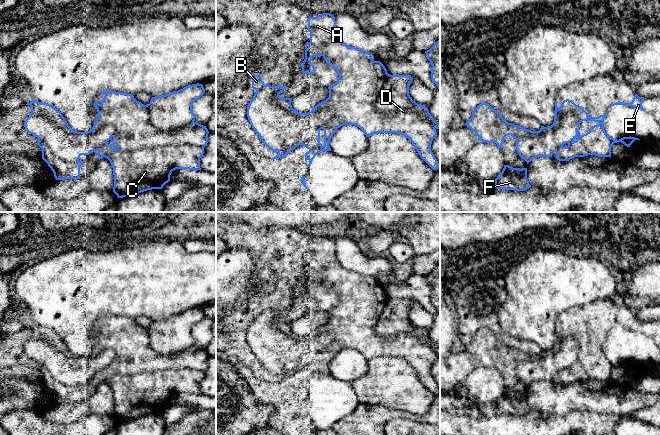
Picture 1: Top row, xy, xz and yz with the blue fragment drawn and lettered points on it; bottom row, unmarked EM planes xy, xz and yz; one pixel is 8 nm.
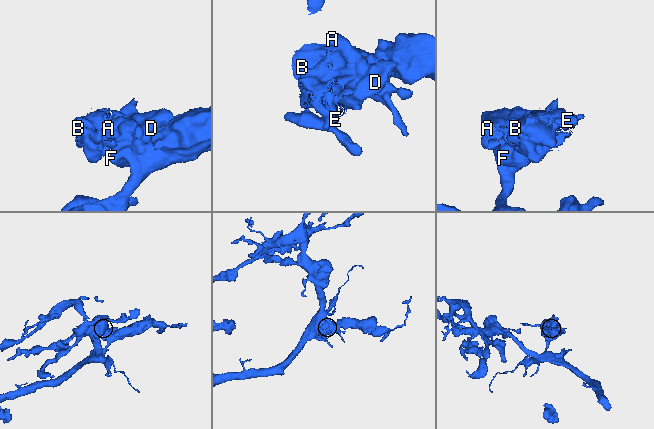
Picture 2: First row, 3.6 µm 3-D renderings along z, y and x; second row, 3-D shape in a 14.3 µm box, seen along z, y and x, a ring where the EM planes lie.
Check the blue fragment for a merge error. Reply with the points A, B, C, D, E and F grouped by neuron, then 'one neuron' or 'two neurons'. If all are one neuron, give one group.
groups A B D E / C F; two neurons

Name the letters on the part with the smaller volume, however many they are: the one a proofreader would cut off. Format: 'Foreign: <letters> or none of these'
Foreign: A, B, D, E

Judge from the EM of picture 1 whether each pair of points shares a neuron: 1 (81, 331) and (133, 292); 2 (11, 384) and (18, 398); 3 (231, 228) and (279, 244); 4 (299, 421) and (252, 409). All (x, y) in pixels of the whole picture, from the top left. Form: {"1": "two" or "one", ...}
{"1": "one", "2": "one", "3": "one", "4": "two"}

